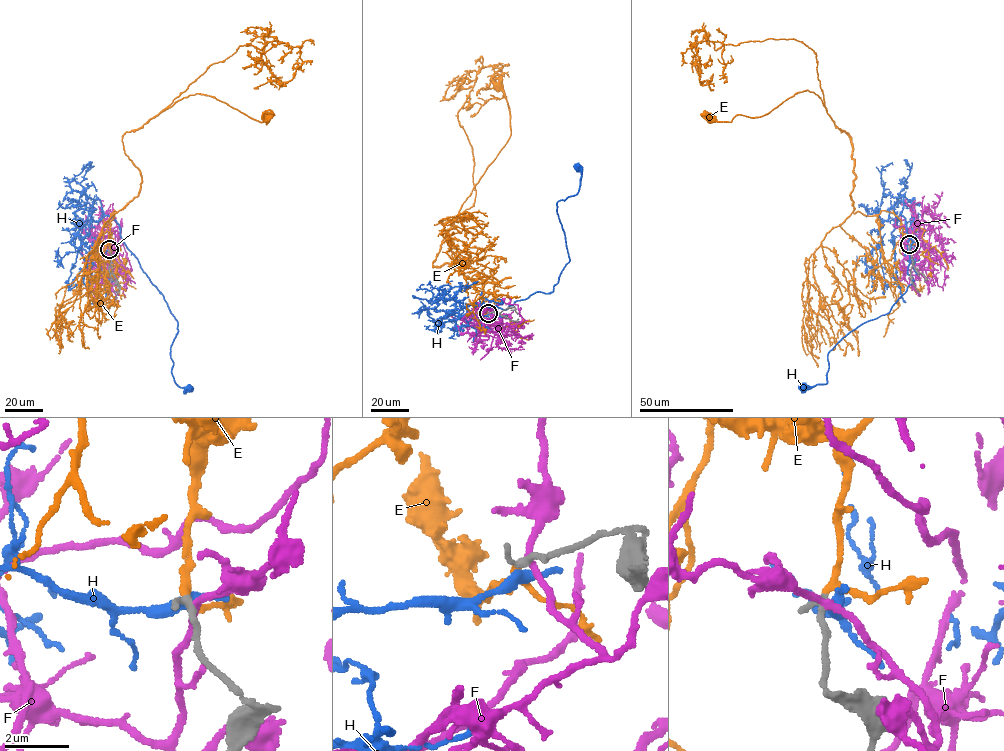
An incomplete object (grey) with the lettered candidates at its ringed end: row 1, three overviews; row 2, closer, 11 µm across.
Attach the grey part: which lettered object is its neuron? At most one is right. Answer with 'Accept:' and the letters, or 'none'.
Accept: E

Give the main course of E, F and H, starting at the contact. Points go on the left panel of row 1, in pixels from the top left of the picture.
E: (109, 249), (111, 214), (138, 196), (142, 181), (125, 153), (126, 132), (196, 93), (266, 124), (266, 116)
F: (109, 250), (99, 254), (98, 237), (120, 247), (116, 227), (105, 269), (123, 272)
H: (109, 250), (92, 250), (87, 217), (97, 197), (178, 323), (170, 348), (171, 373), (176, 385), (188, 389)

